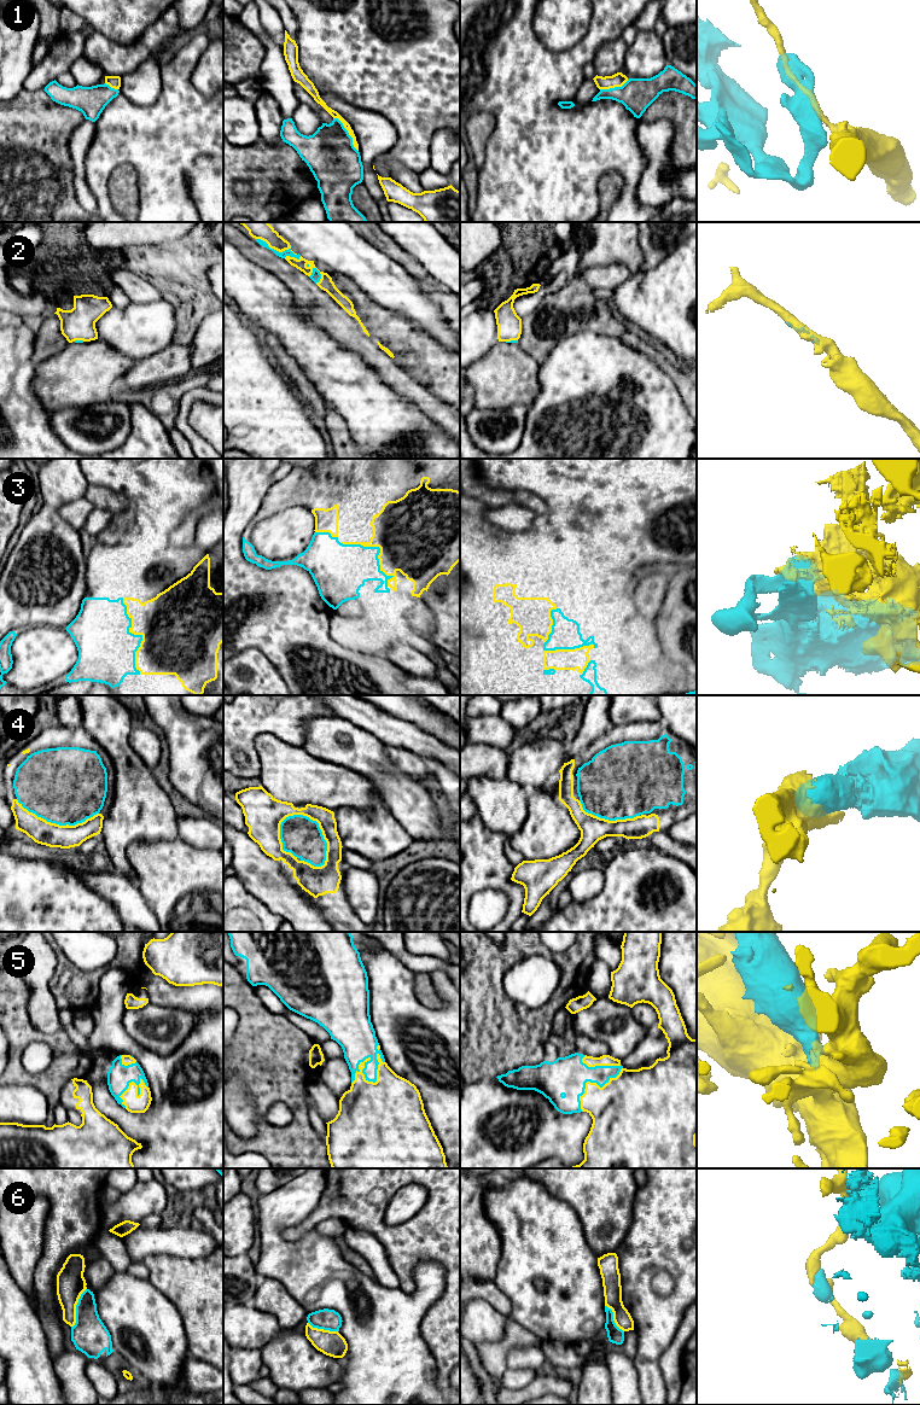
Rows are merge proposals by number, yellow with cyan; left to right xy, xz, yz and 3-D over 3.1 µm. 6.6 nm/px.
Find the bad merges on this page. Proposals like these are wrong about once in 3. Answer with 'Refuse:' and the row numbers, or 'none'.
Refuse: 1, 2, 6

